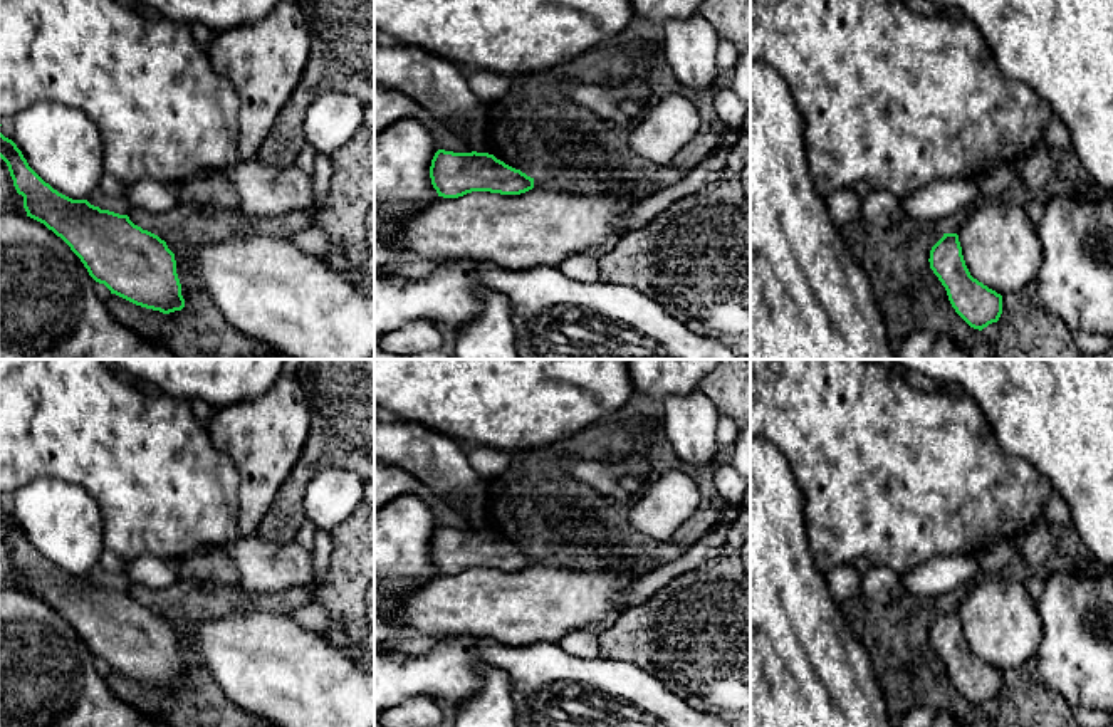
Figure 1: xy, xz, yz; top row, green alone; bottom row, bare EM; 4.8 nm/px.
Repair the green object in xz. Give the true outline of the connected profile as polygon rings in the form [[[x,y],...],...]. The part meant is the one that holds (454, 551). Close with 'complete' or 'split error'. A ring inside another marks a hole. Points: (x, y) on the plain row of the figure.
[[[438,526],[430,542],[438,573],[458,574],[472,567],[520,571],[534,564],[534,554],[489,529]]]; complete

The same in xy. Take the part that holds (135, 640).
[[[0,509],[0,534],[24,573],[27,593],[44,599],[81,635],[89,651],[136,682],[170,690],[185,683],[175,630],[128,591],[72,576],[45,559]]]; complete

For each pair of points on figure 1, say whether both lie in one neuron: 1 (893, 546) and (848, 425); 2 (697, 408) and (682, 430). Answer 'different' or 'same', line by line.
1: same
2: same

